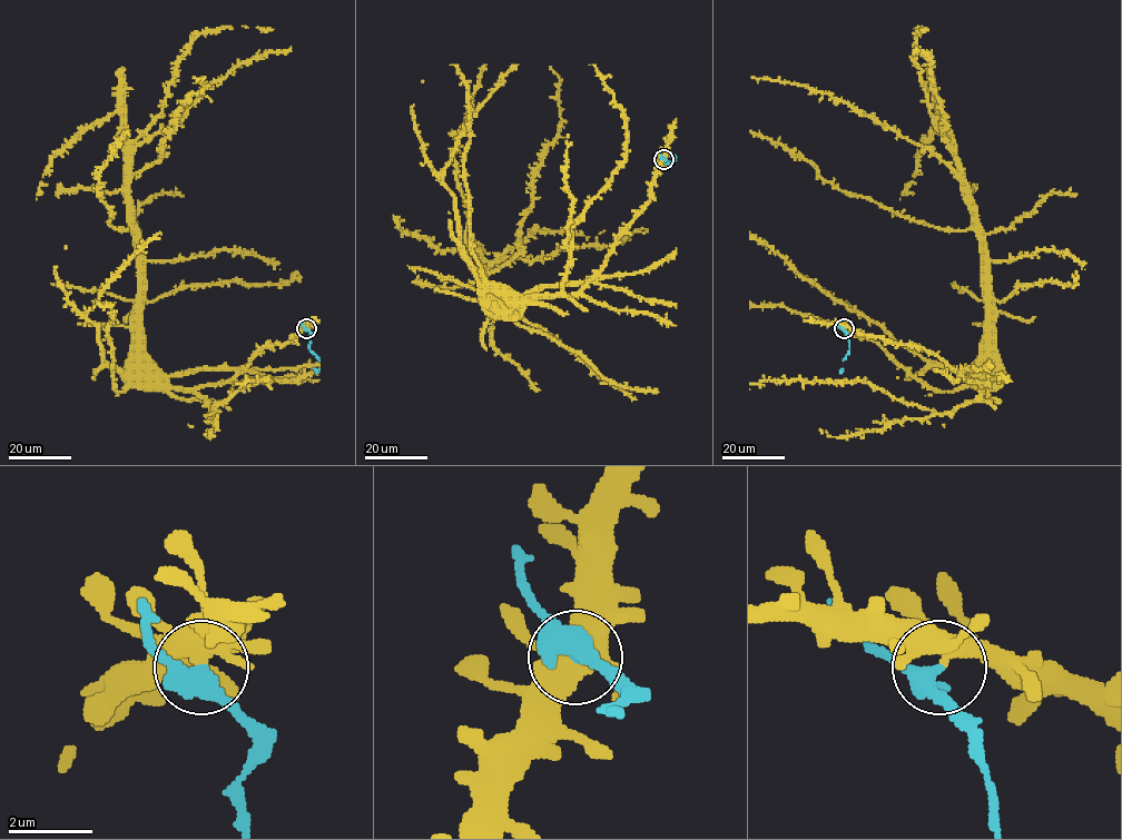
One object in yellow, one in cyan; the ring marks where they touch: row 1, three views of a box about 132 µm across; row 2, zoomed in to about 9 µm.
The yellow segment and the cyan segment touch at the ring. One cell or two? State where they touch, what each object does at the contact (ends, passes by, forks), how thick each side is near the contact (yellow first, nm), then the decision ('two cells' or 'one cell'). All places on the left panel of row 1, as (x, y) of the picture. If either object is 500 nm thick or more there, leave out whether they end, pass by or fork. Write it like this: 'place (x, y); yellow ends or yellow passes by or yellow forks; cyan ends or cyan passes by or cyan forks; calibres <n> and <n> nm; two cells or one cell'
place (306, 328); yellow forks; cyan passes by; calibres 420 and 440 nm; two cells

